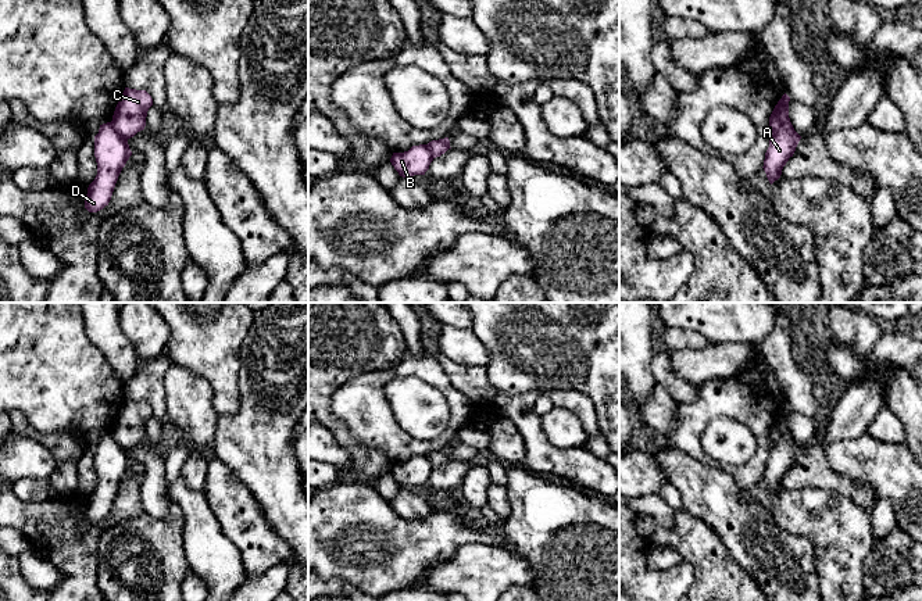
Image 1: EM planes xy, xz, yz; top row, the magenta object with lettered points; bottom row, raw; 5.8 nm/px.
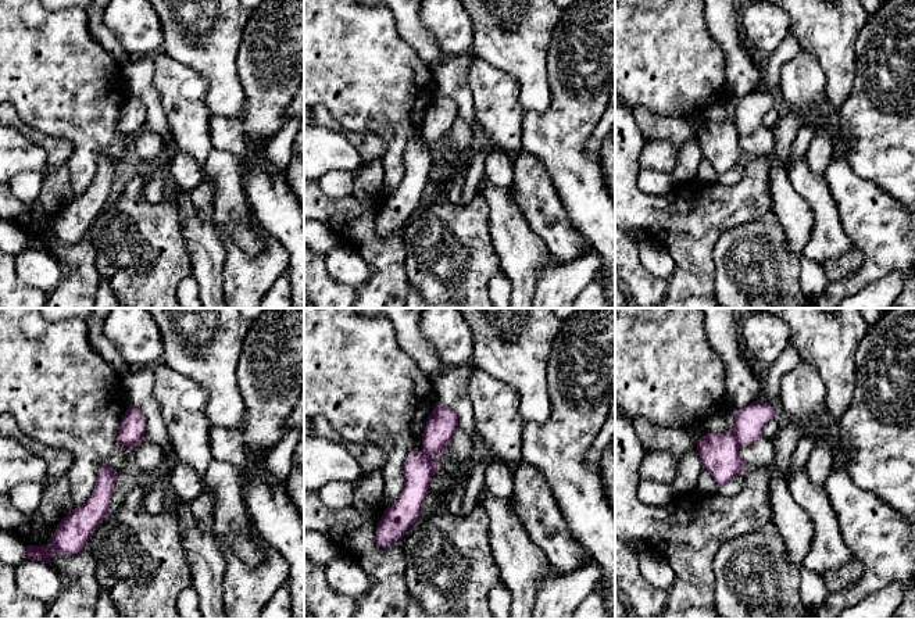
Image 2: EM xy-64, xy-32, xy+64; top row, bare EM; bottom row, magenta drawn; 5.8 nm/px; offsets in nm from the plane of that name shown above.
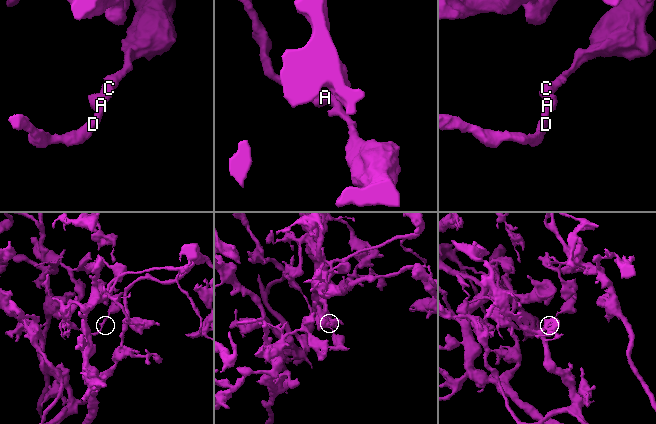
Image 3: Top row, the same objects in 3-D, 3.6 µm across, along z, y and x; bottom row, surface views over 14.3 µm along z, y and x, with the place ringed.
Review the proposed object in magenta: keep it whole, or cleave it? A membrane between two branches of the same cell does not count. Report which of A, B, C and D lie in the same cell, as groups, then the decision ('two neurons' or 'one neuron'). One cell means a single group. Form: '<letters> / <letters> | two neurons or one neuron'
A B D / C | two neurons

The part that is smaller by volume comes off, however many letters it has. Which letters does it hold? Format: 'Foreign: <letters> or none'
Foreign: C

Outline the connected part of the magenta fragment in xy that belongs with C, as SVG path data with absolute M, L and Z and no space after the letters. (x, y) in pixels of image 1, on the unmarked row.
M125 398L112 426L115 441L124 448L131 450L146 437L149 419L153 409L146 401Z

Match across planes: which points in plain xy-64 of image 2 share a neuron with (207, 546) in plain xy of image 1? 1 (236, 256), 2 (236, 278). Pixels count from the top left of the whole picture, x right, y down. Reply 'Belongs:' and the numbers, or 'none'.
Belongs: none

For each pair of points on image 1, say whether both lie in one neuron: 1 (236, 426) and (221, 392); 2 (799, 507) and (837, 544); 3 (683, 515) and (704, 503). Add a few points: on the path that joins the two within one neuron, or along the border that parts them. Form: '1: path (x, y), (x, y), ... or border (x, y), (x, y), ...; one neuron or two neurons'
1: border (239, 382), (239, 407), (233, 412), (220, 417); two neurons
2: path (808, 515), (828, 535); one neuron
3: border (685, 508), (703, 519), (715, 532); two neurons

